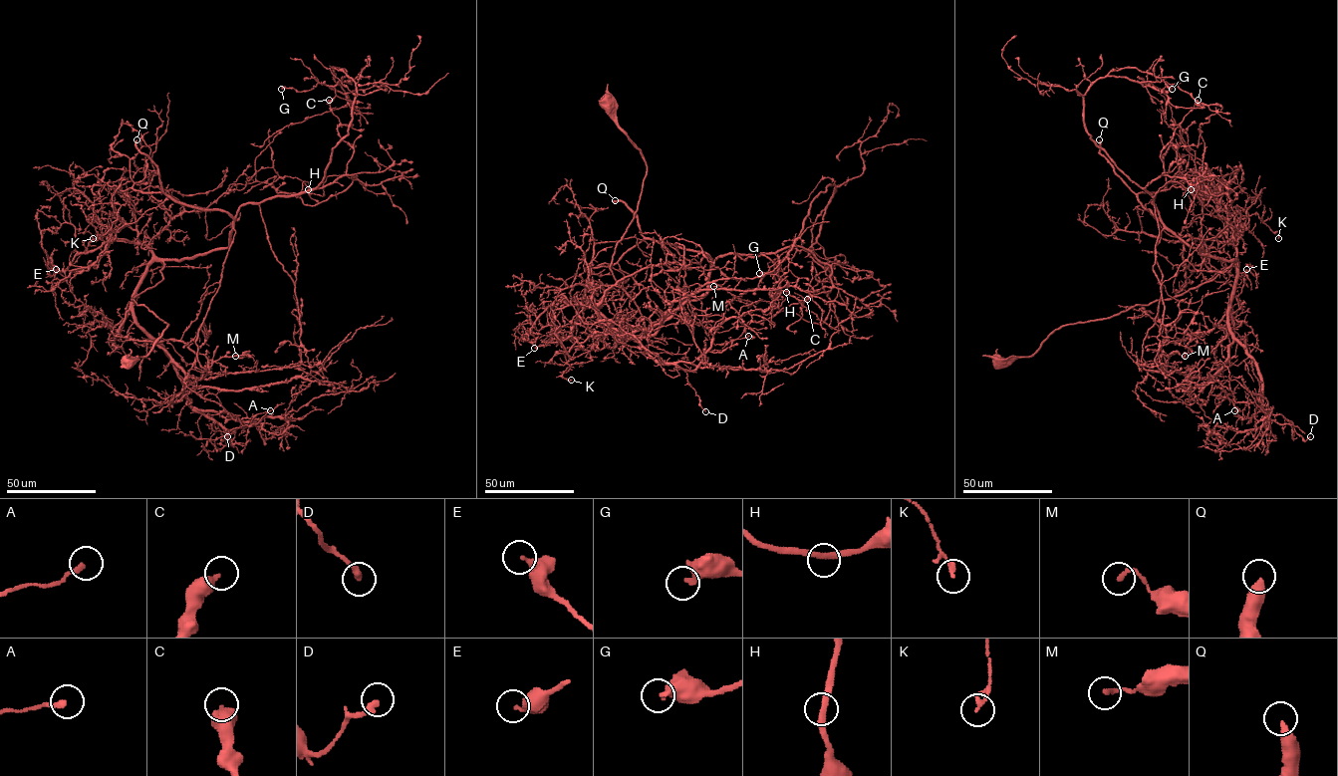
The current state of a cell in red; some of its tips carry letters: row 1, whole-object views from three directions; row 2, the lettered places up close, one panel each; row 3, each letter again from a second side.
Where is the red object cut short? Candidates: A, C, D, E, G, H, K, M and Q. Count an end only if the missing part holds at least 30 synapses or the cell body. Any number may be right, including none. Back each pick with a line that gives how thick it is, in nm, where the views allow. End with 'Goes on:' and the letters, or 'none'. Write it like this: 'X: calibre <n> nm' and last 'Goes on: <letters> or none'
Q: calibre 400 nm
Goes on: Q

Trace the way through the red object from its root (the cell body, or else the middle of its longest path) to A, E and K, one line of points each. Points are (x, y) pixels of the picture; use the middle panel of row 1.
A: (607, 100), (647, 165), (610, 267), (638, 309), (642, 335), (611, 331), (662, 364), (693, 362), (748, 336)
E: (607, 100), (647, 165), (610, 267), (638, 309), (642, 335), (606, 332), (534, 348)
K: (607, 100), (647, 165), (610, 267), (638, 309), (642, 335), (591, 350), (592, 360), (564, 372), (571, 380)

